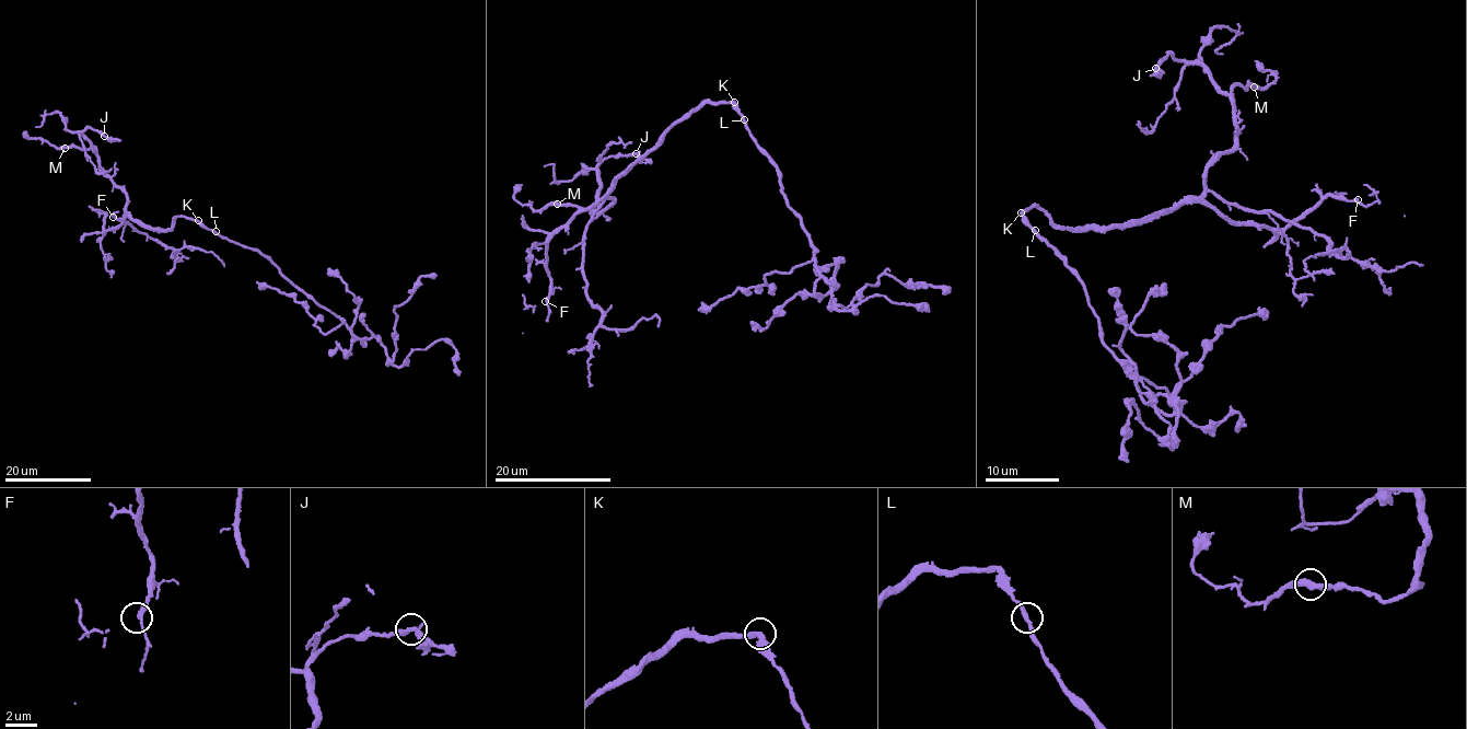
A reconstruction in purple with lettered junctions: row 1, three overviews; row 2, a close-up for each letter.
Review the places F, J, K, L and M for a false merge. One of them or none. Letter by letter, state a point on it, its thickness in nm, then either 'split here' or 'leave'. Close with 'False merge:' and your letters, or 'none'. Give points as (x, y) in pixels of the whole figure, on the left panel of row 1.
F: place (113, 217); calibre 200 nm; leave
J: place (104, 136); calibre 260 nm; leave
K: place (198, 220); calibre 260 nm; leave
L: place (216, 231); calibre 240 nm; leave
M: place (65, 148); calibre 380 nm; leave
False merge: none

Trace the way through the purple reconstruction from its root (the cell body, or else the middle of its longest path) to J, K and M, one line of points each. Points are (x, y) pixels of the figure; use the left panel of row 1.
J: (223, 238), (184, 216), (166, 230), (134, 222), (127, 196), (79, 134), (92, 128), (104, 136)
K: (223, 238), (198, 220)
M: (223, 238), (184, 216), (166, 230), (139, 224), (126, 209), (124, 193), (101, 170), (94, 148), (65, 148)

